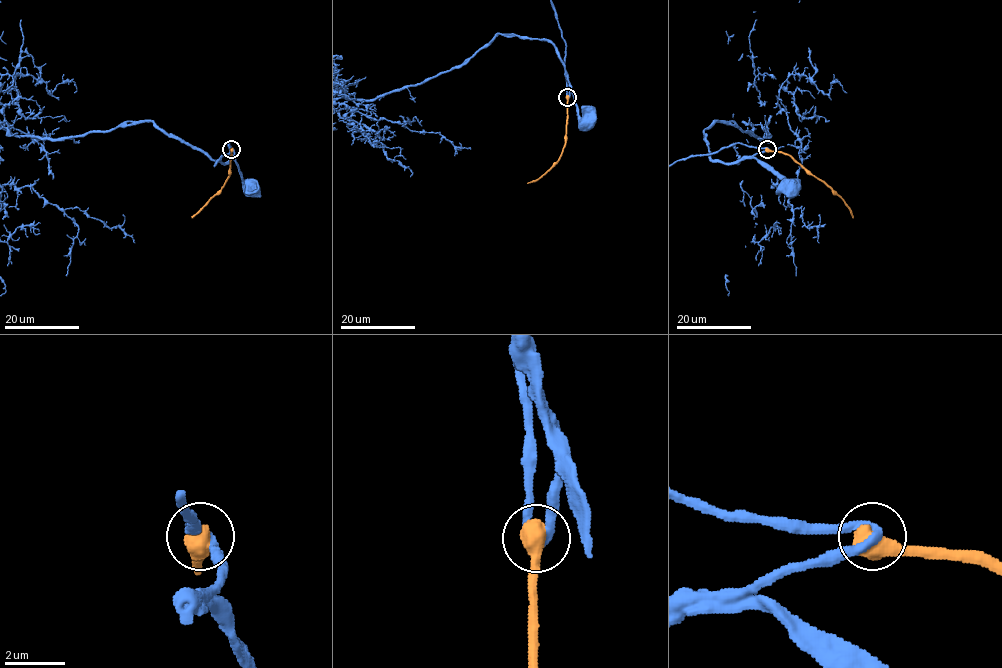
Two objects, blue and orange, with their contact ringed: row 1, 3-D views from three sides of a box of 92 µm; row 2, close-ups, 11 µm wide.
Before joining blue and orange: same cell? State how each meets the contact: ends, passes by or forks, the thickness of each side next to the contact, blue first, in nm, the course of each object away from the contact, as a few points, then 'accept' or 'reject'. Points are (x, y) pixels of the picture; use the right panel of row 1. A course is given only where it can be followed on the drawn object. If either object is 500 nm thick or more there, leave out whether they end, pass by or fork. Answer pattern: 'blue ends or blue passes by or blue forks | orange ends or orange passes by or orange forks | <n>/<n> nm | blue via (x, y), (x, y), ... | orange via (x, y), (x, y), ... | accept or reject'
280/750 nm | blue via (767, 149), (754, 156), (766, 163), (787, 183), (789, 192), (792, 189) | orange via (767, 149), (788, 153), (822, 180), (849, 207), (853, 217) | reject

